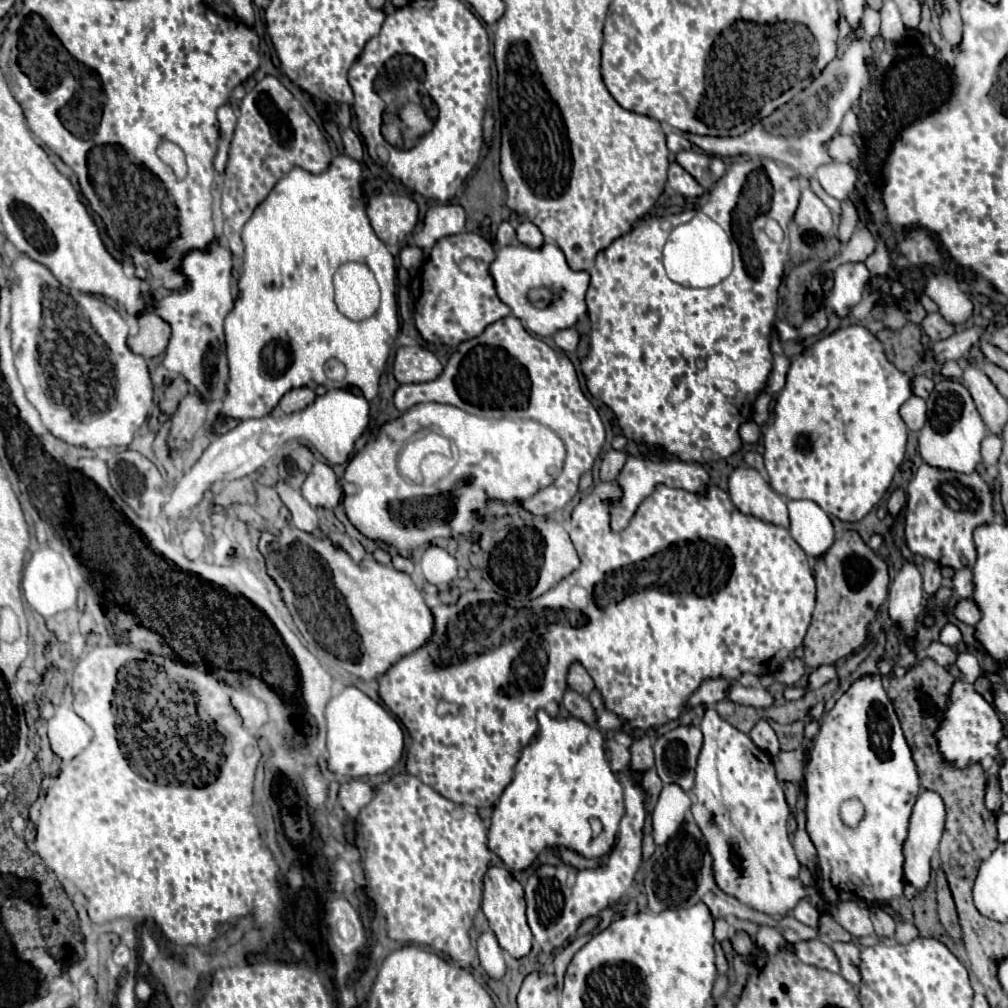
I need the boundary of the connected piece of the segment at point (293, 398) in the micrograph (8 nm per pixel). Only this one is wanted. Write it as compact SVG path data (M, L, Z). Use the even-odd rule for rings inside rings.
M300 387L300 389L292 389L288 391L282 401L280 401L280 409L284 413L294 413L294 411L300 411L304 407L308 407L312 401L314 401L314 391L308 389L308 387Z

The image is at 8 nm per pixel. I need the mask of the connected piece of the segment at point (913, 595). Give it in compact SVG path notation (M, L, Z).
M904 561L898 575L890 585L888 613L892 621L900 623L900 633L912 637L916 633L918 615L922 611L922 575L920 567L912 561Z

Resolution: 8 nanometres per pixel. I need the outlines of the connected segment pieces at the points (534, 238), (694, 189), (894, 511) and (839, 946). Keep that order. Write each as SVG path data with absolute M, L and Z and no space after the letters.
M522 221L518 225L516 233L518 233L518 241L528 245L528 247L540 247L544 243L544 237L542 237L540 229L534 223L530 223L530 221Z
M672 163L668 169L668 185L684 197L700 197L704 193L702 185L688 171L684 171L678 163Z
M896 489L896 491L890 495L890 499L888 499L888 513L890 513L892 517L898 517L900 511L902 511L902 507L904 507L904 501L906 501L904 491L902 491L902 489Z
M832 943L832 949L840 961L840 969L842 969L842 977L852 983L858 985L860 983L860 947L854 943Z

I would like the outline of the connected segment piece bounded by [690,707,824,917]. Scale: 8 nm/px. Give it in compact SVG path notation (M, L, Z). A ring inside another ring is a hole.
M712 707L706 709L700 729L704 733L704 745L702 745L702 751L698 757L696 781L694 781L694 789L692 789L696 795L696 803L692 805L690 811L708 843L716 885L724 893L742 901L744 905L748 905L760 913L772 915L772 917L786 915L790 909L794 909L794 905L804 895L810 895L812 901L818 907L822 907L824 901L822 901L820 893L814 887L802 887L802 883L798 879L800 861L798 861L794 847L790 843L790 837L788 837L790 807L786 803L782 783L776 777L772 757L766 751L758 749L746 733L742 733L736 727L732 727L730 723L726 723Z

